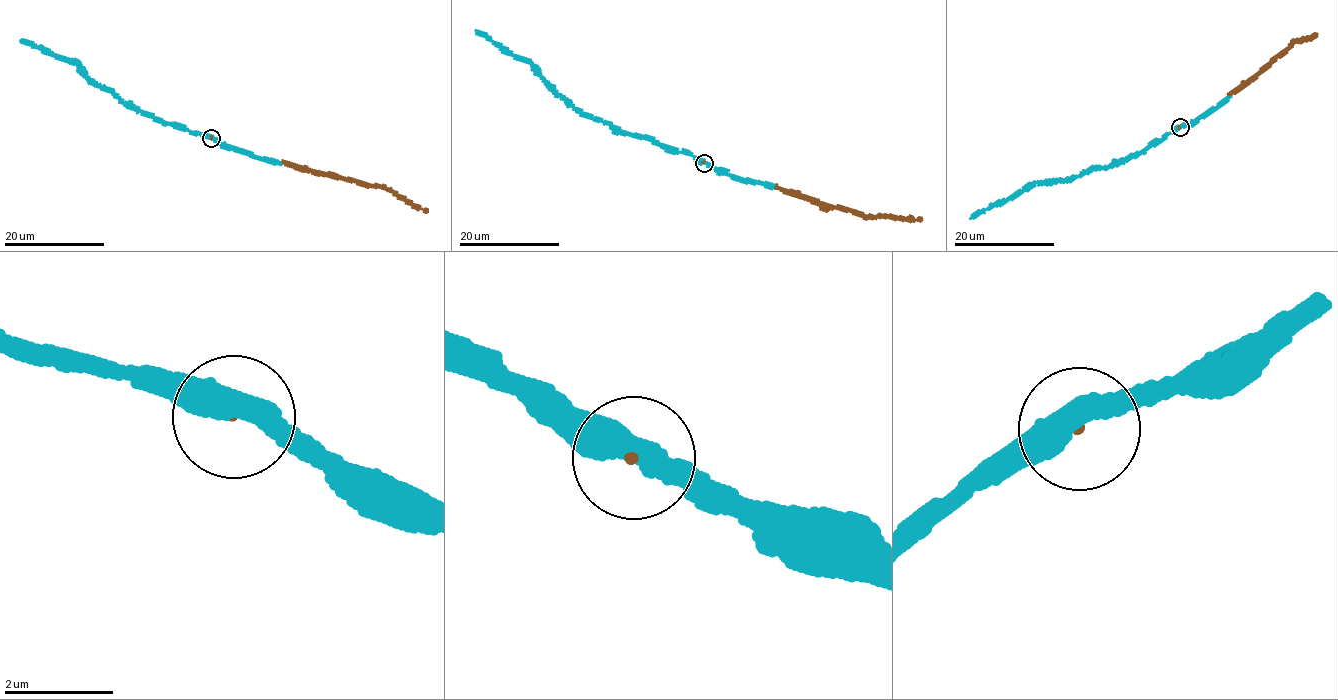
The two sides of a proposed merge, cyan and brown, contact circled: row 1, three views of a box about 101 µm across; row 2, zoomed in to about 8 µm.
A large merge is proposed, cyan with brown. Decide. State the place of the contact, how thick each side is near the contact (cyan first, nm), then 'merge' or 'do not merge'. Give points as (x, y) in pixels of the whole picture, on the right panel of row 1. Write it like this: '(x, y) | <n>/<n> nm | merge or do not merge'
(1180, 127) | 420/90 nm | merge

